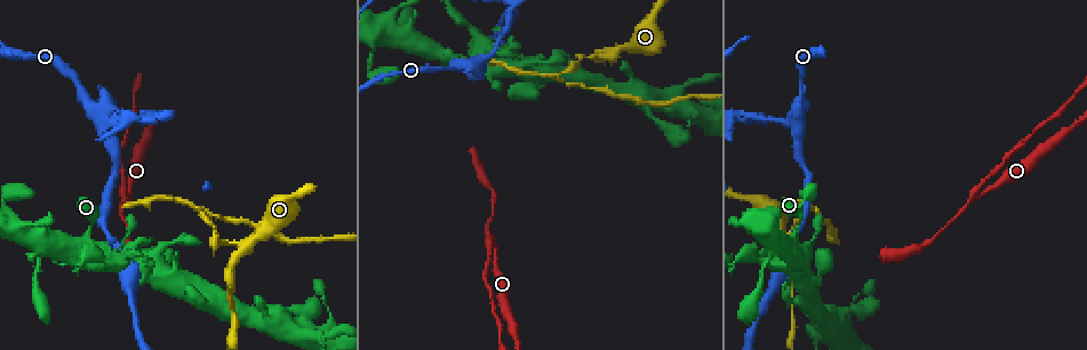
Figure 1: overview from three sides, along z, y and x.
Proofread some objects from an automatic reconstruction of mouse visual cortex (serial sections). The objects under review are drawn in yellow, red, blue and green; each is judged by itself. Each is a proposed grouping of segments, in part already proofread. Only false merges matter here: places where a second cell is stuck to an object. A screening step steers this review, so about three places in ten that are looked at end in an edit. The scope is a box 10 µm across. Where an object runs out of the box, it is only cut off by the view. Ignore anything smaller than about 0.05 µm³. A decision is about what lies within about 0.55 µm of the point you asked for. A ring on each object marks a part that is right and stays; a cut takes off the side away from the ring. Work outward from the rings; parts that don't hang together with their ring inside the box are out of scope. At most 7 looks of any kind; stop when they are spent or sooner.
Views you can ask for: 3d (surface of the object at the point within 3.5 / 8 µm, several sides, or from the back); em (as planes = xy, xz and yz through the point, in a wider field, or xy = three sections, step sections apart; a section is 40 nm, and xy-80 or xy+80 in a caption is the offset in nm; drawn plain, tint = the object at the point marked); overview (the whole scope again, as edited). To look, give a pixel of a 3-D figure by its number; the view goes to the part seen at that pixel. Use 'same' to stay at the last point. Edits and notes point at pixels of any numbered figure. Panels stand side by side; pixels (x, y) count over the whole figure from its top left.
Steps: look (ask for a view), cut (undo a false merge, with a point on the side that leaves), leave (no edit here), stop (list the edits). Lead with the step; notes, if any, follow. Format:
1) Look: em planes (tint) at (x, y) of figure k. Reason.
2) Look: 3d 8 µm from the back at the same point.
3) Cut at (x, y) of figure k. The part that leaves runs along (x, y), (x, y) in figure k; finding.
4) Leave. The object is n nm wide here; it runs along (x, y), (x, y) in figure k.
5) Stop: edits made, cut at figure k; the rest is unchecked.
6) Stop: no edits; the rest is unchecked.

Look: 3d 3.5 µm at (611, 53) of figure 1. Two arms in line, one across.

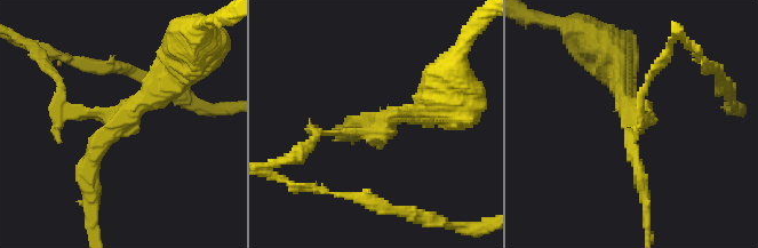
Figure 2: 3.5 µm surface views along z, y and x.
Look: em xy step 1 (tint) at (126, 117) of figure 2. 3 arms meet here; the arms are 100, 150, 350 nm wide.

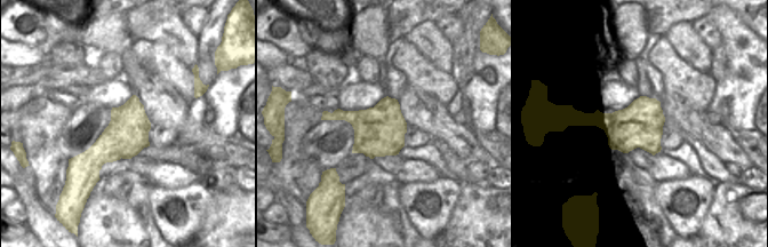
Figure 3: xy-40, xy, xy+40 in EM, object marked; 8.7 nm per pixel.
Cut at (56, 129) of figure 2. The object is 440 nm wide here; the part that leaves runs along (128, 114), (74, 111), (47, 65) in figure 2; a second cell is stuck on.

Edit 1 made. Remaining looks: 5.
Look: 3d 3.5 µm at (978, 195) of figure 1. Thin neck.

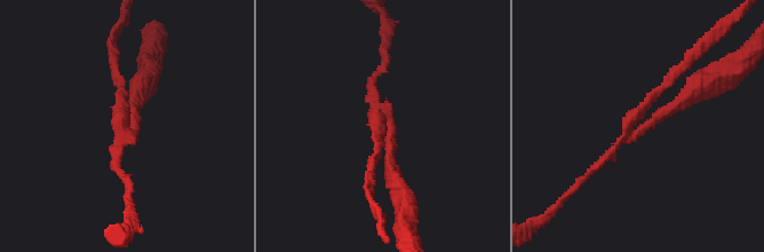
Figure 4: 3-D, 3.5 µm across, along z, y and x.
Look: em planes (tint) at (388, 123) of figure 4. 3 arms meet here; the arms are 100, 150, 200 nm wide; shape alone is not enough.

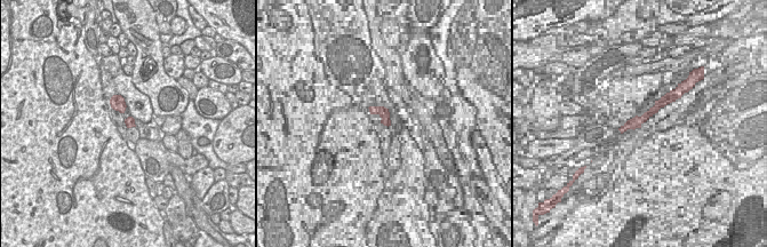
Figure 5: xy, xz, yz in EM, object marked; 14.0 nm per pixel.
Cut at (610, 155) of figure 4. The part that leaves runs along (636, 134), (623, 138), (559, 204) in figure 4; a second cell is stuck on.

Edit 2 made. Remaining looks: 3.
Look: 3d 3.5 µm at (102, 122) of figure 1. Arms part here.

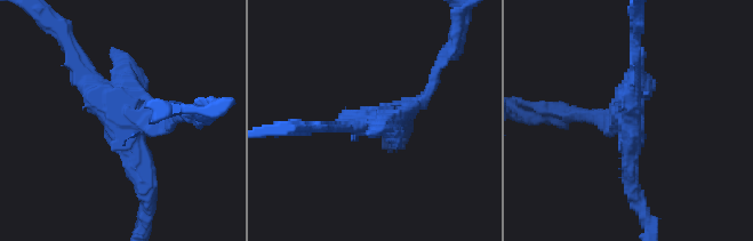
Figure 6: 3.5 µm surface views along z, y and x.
Look: em planes (tint) at (630, 120) of figure 6. Need the tissue.

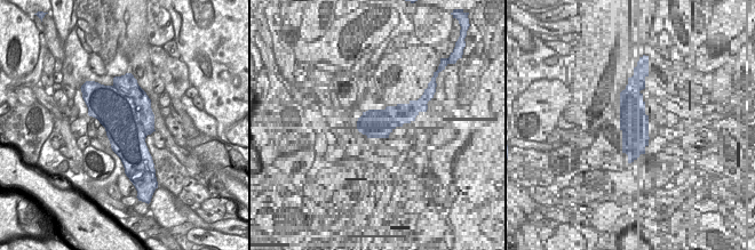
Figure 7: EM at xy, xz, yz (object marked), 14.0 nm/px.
Cut at (597, 113) of figure 6. The part that leaves runs along (398, 113), (426, 96), (457, 32) in figure 6; two cells meet here.

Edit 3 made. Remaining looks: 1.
Stop: edits made, cut at figure 2, cut at figure 4, cut at figure 6; the rest is unchecked.

